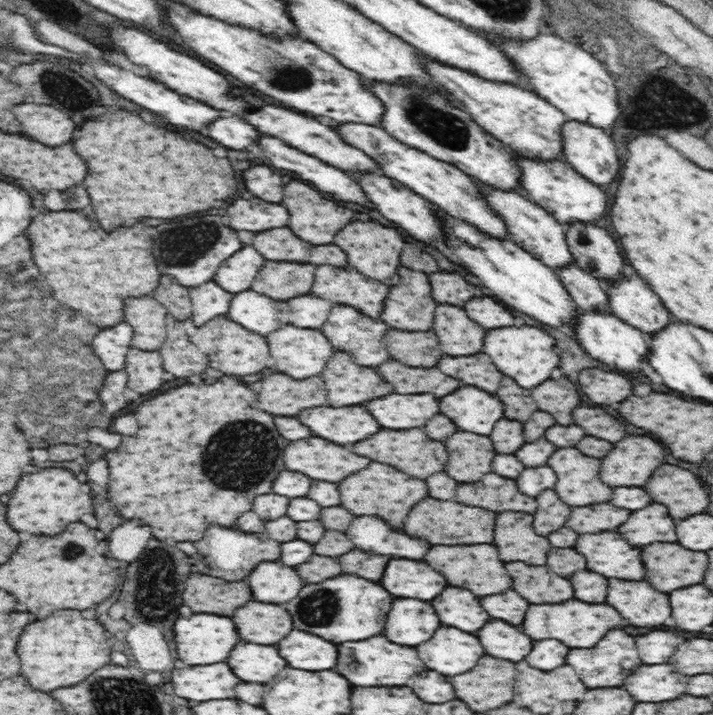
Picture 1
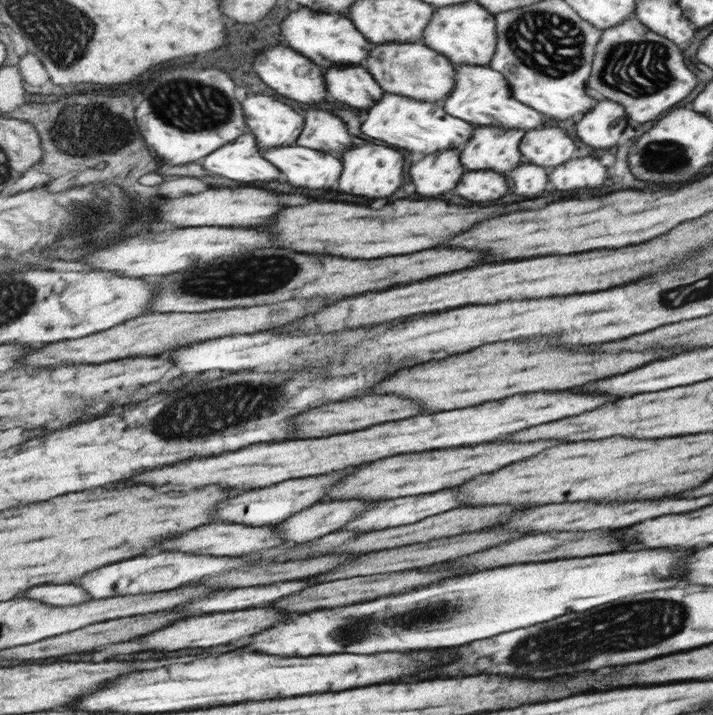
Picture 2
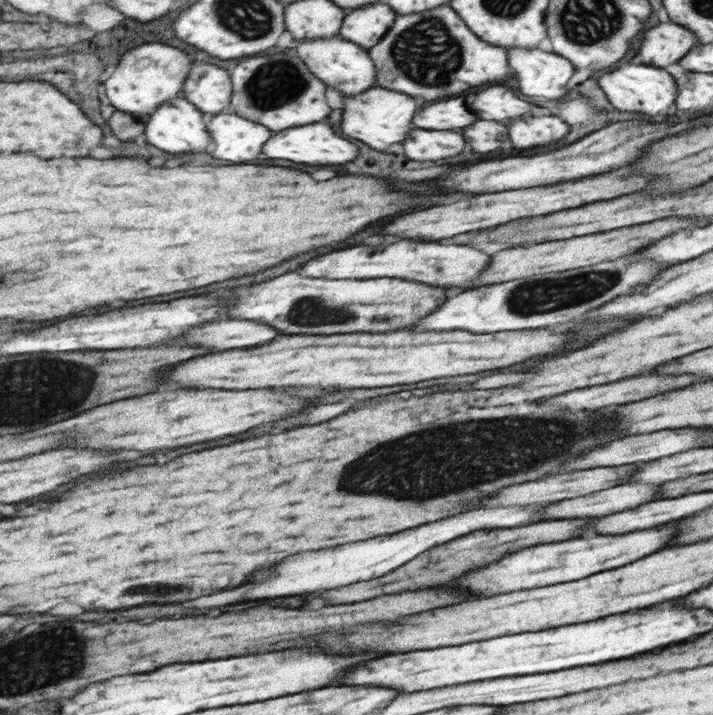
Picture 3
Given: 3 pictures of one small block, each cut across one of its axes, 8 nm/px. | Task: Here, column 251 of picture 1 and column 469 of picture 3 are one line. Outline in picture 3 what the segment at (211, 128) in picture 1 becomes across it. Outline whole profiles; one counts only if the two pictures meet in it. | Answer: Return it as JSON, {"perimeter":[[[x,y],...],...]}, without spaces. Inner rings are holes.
{"perimeter":[[[478,120],[466,128],[462,128],[462,136],[470,140],[470,148],[474,152],[494,152],[502,146],[504,140],[508,140],[508,130],[506,126],[498,122],[486,122]]]}

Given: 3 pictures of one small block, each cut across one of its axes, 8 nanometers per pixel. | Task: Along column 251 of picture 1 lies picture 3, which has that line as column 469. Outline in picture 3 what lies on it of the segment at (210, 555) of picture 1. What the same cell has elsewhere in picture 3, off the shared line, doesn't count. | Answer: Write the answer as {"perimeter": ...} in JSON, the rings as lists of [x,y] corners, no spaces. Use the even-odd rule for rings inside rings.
{"perimeter":[[[568,518],[568,520],[552,520],[552,522],[538,522],[538,524],[530,524],[530,526],[518,526],[518,528],[493,528],[476,530],[470,532],[462,538],[450,540],[446,544],[434,546],[430,552],[424,552],[422,556],[406,562],[404,566],[396,568],[394,572],[382,576],[382,578],[374,578],[368,582],[356,582],[350,586],[342,586],[342,588],[334,588],[328,592],[320,592],[320,596],[328,598],[328,602],[332,604],[352,604],[352,602],[362,602],[362,600],[370,600],[382,594],[398,594],[402,590],[422,590],[422,588],[432,588],[432,586],[444,586],[464,574],[468,574],[470,570],[476,568],[484,568],[492,562],[502,560],[504,556],[518,552],[522,548],[530,548],[536,544],[548,544],[548,542],[562,542],[562,540],[570,540],[576,538],[584,532],[588,520],[582,518]],[[430,556],[430,564],[424,568],[420,566],[426,558]]]}

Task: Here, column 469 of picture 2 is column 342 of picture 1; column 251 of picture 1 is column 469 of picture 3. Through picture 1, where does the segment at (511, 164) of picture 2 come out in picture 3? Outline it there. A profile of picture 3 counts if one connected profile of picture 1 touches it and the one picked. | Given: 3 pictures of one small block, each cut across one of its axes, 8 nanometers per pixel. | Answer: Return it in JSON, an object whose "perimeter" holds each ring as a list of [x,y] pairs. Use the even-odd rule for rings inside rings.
{"perimeter":[[[450,98],[444,102],[430,104],[418,112],[418,128],[434,128],[434,130],[452,130],[452,128],[464,128],[468,124],[476,122],[476,116],[470,114],[468,106],[464,104],[464,98]]]}

